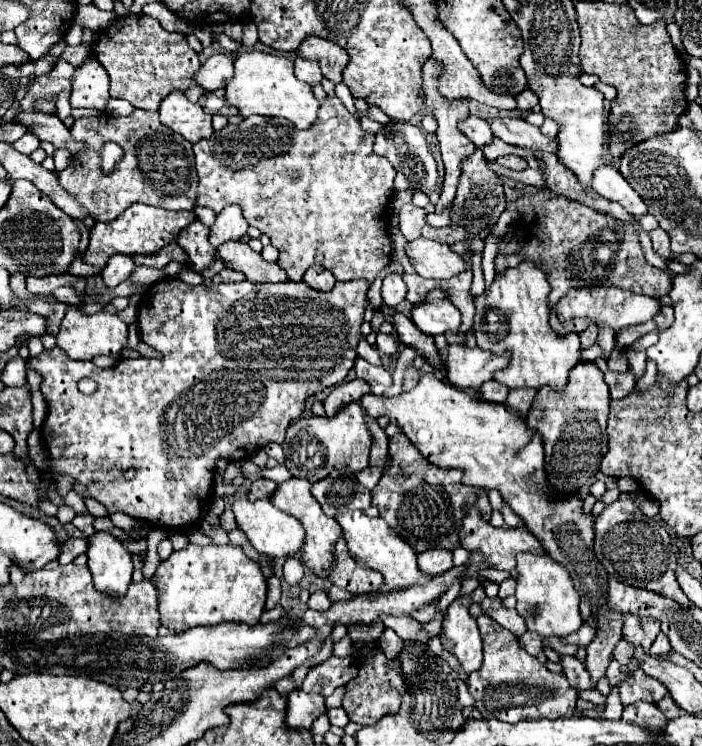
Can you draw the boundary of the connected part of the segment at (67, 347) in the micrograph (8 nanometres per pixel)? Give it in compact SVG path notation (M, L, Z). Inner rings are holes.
M68 307L62 325L60 325L60 333L56 337L56 345L70 357L76 361L92 361L96 355L120 355L120 351L126 347L128 343L128 331L126 331L126 323L118 319L118 315L108 313L108 311L98 311L94 315L84 315L80 309L76 307Z

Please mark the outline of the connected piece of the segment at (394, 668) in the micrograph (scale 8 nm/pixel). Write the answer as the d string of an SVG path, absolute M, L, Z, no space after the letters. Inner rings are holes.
M376 647L370 655L360 659L358 675L346 685L342 707L348 713L350 721L360 725L376 725L376 721L380 721L384 715L398 713L402 697L404 693L408 693L408 689L410 687L406 683L406 677L400 673L400 657L388 659L384 655L384 649Z

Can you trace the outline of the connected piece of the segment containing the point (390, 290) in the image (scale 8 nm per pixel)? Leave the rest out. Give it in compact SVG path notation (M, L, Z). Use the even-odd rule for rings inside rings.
M388 273L382 283L382 301L388 307L396 307L406 297L406 285L400 273Z

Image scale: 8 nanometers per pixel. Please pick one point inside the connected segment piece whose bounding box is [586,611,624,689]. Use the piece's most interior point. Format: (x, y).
(609, 625)

